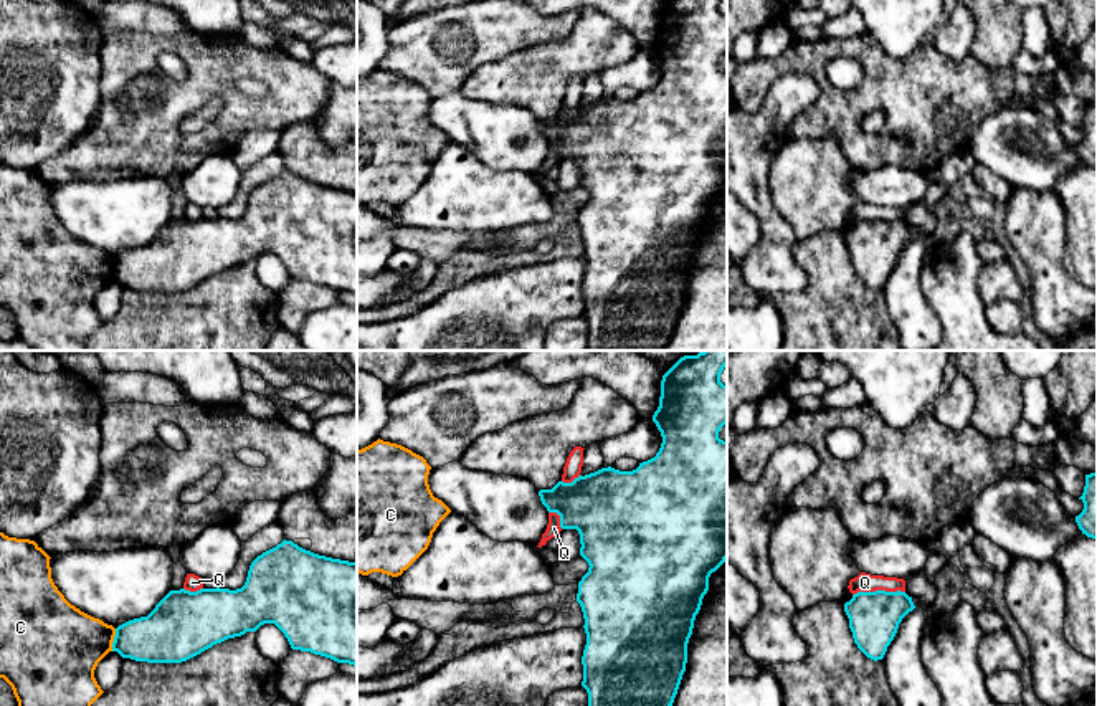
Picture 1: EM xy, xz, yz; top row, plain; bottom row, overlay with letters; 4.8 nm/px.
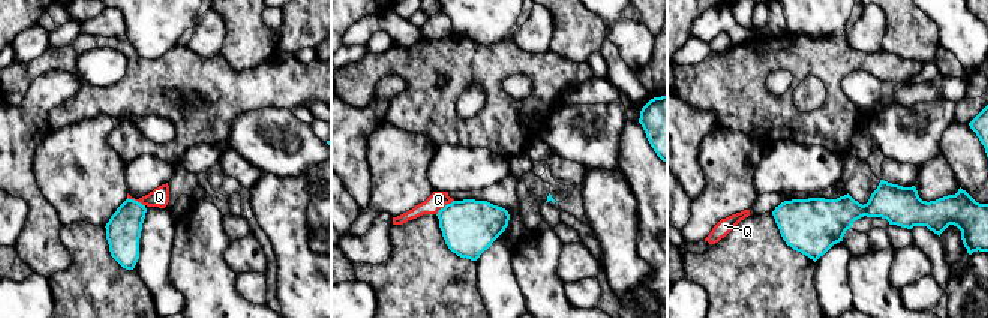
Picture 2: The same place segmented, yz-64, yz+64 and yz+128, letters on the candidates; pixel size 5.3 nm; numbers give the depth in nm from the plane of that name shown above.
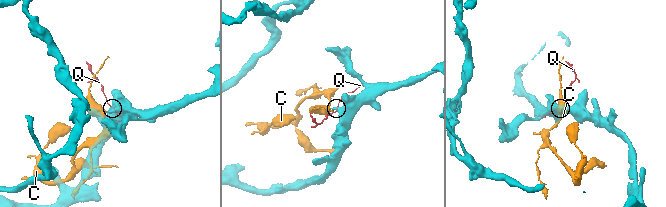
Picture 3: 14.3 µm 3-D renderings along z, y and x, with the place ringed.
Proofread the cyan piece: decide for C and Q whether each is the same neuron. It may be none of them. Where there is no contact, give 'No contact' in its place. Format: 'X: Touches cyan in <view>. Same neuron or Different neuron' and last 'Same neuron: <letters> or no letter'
C: Touches cyan in xy. Different neuron
Q: Touches cyan in yz. Different neuron
Same neuron: no letter

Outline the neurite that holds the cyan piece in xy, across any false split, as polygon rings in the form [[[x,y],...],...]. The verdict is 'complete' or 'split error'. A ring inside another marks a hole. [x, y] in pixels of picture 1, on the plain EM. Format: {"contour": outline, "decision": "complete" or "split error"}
{"contour": [[[283,170],[258,185],[241,218],[170,220],[147,245],[116,258],[112,281],[147,293],[182,293],[228,268],[274,253],[292,279],[357,296],[357,192]]], "decision": "complete"}

